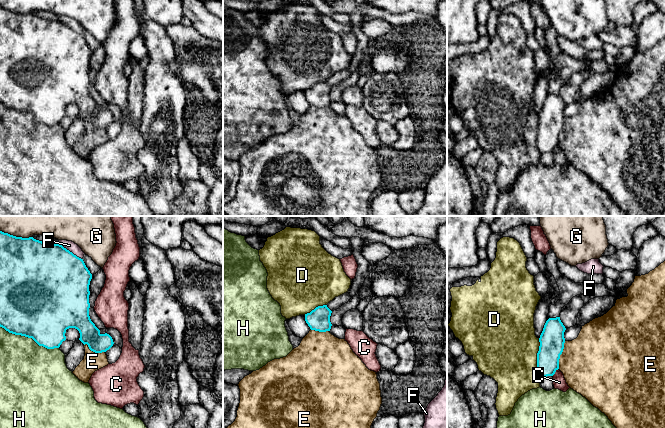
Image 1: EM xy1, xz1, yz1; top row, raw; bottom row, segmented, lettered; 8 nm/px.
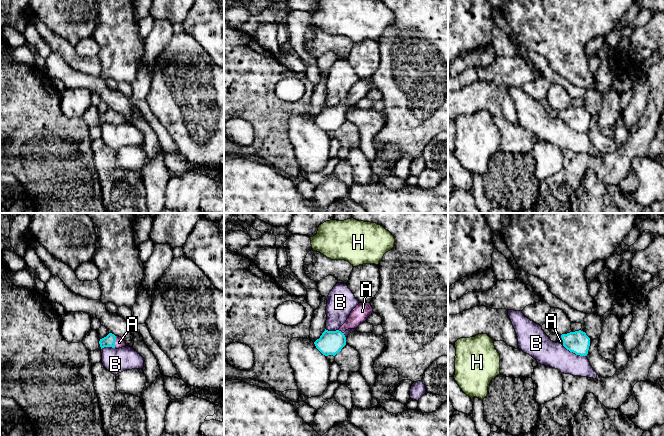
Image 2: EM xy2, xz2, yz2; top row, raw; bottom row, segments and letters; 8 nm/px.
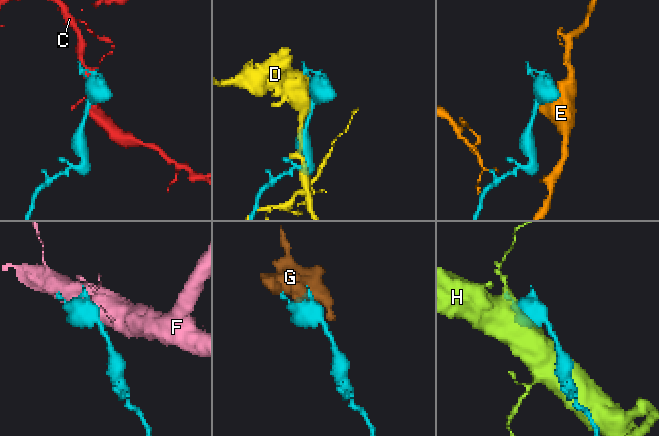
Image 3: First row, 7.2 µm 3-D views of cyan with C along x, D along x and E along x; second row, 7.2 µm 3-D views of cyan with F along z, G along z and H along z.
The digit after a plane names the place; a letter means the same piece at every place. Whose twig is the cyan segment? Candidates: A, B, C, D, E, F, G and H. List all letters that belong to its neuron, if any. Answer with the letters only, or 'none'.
A

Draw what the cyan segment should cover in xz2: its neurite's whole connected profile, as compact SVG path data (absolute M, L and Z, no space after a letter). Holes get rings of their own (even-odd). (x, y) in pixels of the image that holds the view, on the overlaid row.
M359 303L338 330L325 329L320 338L314 342L316 348L325 356L335 356L346 345L344 332L348 329L356 329L361 323L367 321L372 313L373 308L370 303Z

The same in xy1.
M0 231L0 327L9 333L32 338L39 346L54 349L66 340L66 330L75 328L80 333L79 340L91 351L106 352L114 342L109 334L101 334L90 319L91 279L83 259L62 245Z

